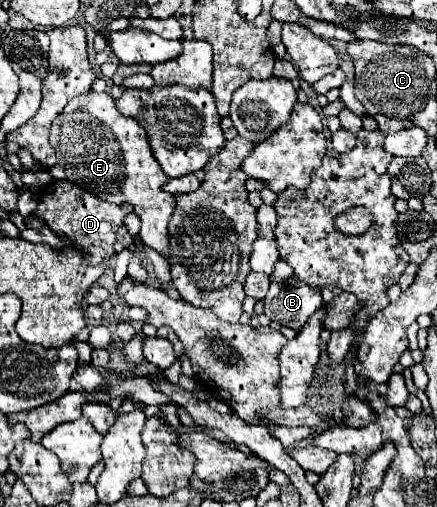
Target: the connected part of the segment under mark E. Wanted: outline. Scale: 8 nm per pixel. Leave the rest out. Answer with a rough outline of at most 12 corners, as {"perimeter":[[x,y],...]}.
{"perimeter":[[73,98],[49,140],[67,180],[129,202],[171,264],[175,198],[137,120]]}

